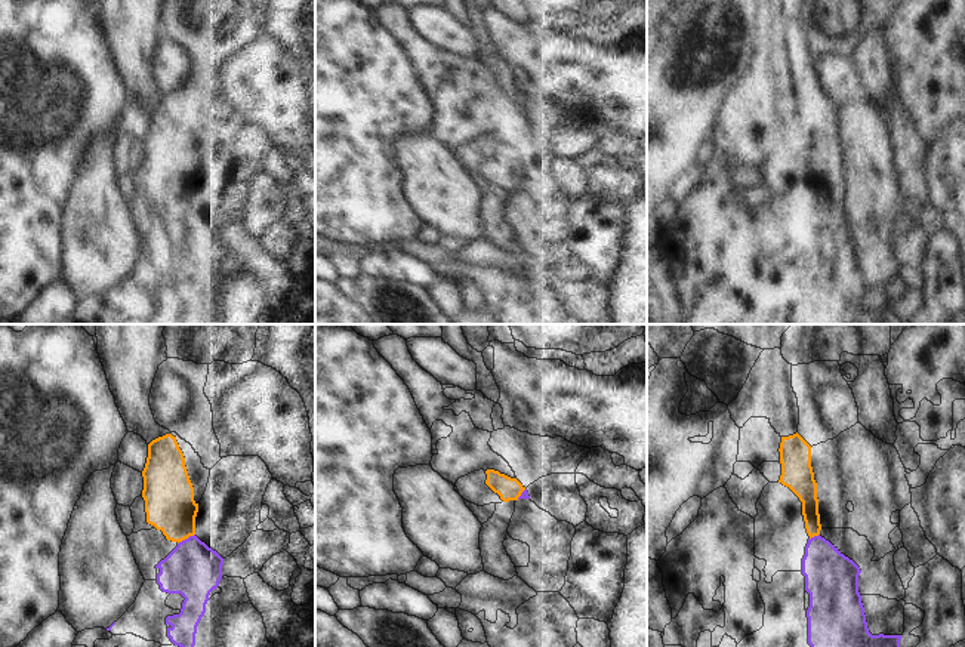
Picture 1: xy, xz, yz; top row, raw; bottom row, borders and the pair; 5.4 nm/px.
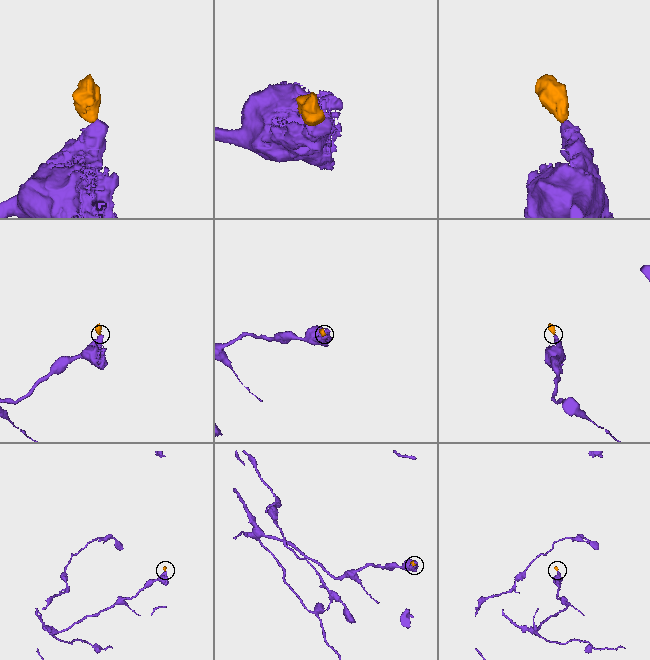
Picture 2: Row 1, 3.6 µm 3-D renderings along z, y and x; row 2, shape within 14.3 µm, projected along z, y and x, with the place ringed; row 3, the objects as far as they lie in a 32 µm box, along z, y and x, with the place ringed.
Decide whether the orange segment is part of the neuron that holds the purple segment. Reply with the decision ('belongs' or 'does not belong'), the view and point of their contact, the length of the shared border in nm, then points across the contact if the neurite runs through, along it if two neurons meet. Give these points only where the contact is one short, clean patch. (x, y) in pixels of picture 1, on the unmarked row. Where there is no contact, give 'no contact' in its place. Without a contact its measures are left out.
belongs; contact xy (185, 208); length 110 nm; way xy (193, 237), (191, 221), (185, 208), (170, 176), (169, 165)

